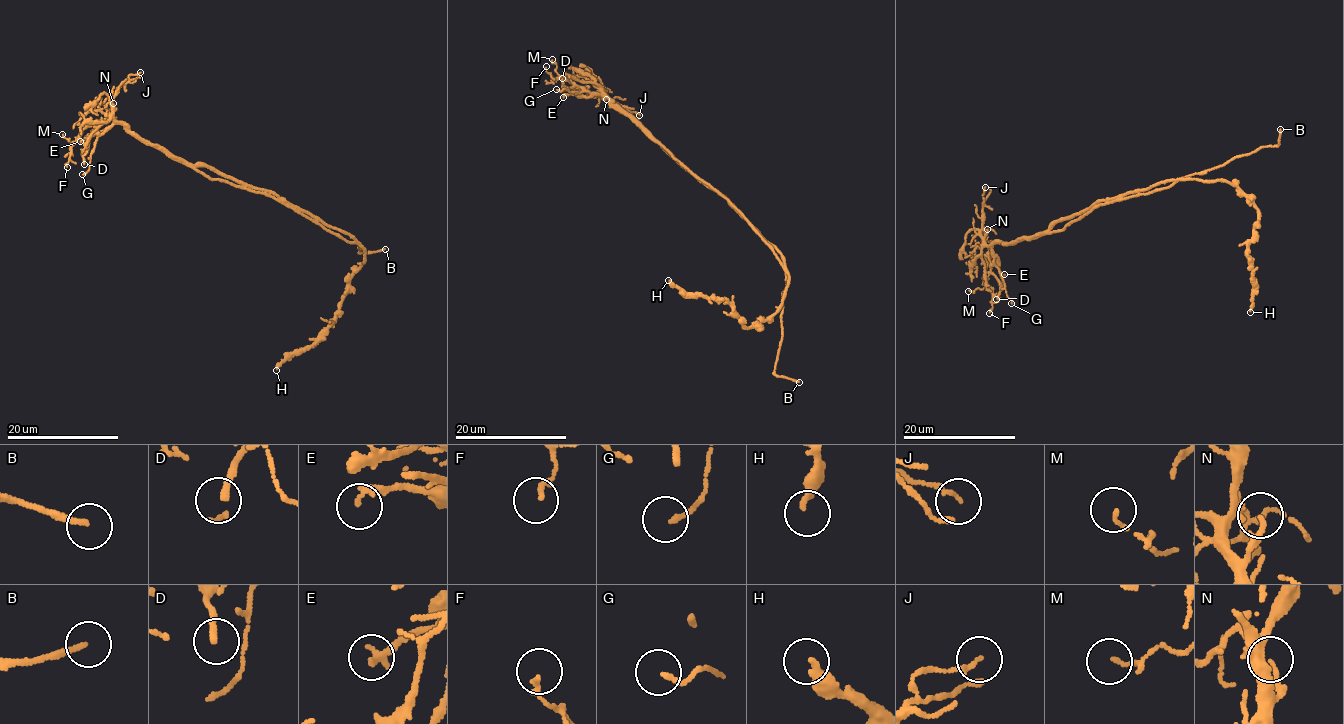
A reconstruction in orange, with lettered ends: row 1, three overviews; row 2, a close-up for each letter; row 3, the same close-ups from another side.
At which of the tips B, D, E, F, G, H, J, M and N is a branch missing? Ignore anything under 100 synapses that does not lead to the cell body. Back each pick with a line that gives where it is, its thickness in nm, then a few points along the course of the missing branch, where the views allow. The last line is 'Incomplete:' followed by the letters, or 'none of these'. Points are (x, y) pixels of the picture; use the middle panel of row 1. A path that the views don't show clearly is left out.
B: (799, 382) | 190 nm | (799, 382), (821, 378), (839, 391), (835, 397), (839, 402)
Incomplete: B

